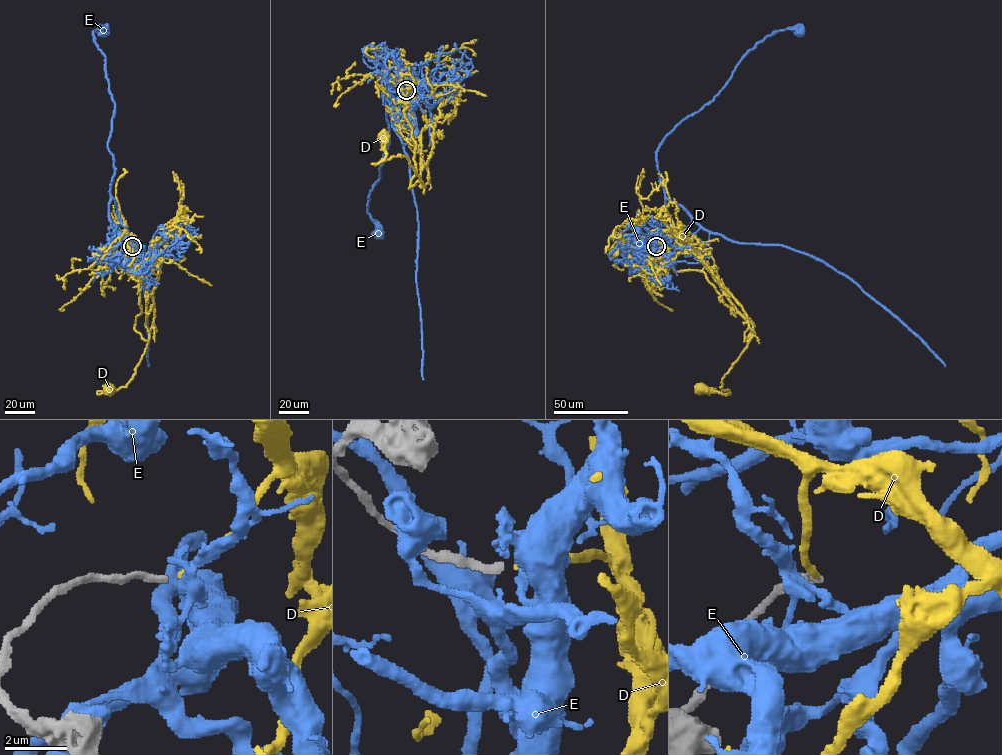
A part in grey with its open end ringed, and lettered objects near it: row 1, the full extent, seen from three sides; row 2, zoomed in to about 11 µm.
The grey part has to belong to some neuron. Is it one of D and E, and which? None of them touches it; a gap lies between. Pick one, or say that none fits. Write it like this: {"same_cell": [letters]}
{"same_cell": ["D"]}

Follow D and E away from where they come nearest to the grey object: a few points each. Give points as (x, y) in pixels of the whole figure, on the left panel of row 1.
D: (132, 246), (130, 271), (141, 281), (134, 329), (147, 344), (125, 386), (97, 393), (109, 389)
E: (132, 246), (109, 213), (114, 172), (108, 145), (114, 102), (105, 57), (93, 31), (104, 31)

